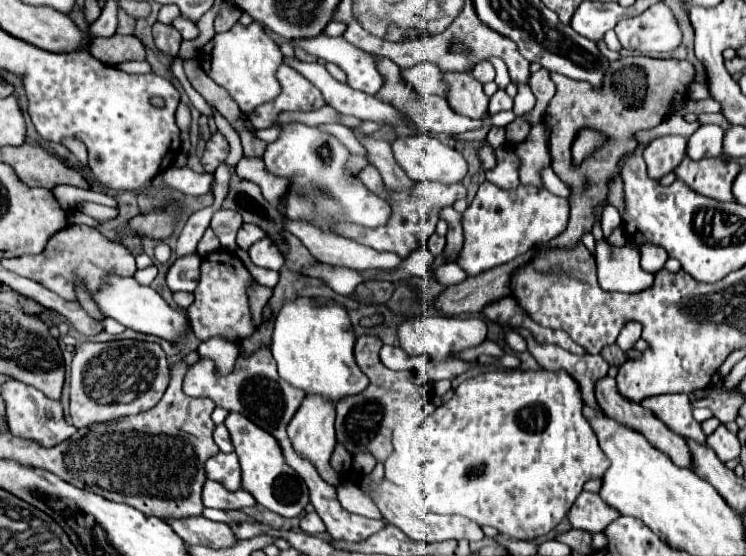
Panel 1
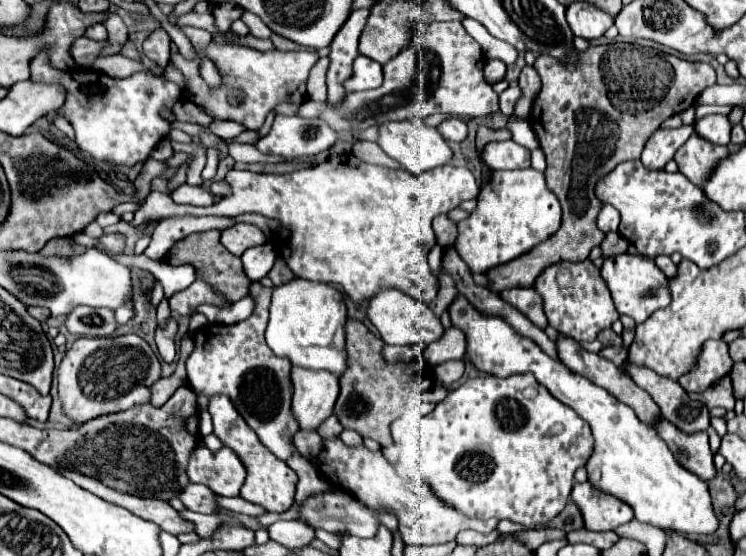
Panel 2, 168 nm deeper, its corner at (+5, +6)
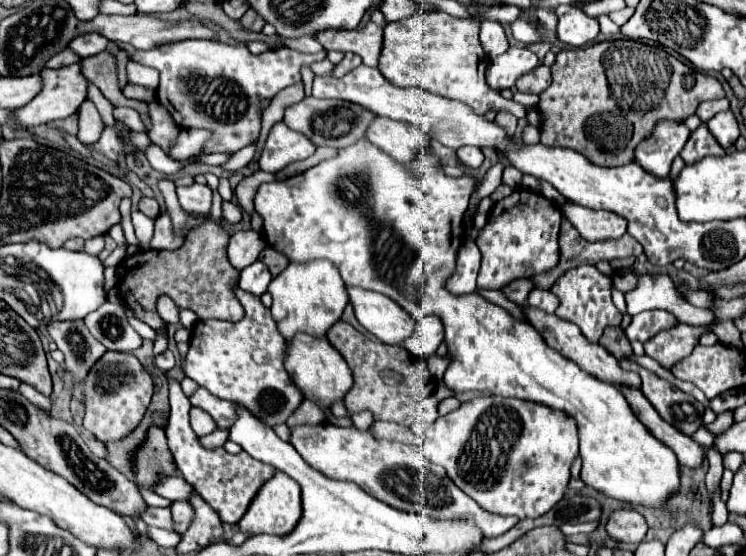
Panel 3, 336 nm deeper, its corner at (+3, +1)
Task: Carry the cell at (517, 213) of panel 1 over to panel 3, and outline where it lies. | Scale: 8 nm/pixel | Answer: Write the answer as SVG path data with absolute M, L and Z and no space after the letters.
M516 187L512 195L494 203L484 229L476 237L482 253L478 289L500 289L512 279L526 279L558 263L558 231L562 211L544 195Z

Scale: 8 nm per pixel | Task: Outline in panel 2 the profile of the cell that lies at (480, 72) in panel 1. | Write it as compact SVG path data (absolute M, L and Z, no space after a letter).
M488 60L484 66L484 76L490 84L496 84L500 80L504 80L506 76L506 64L502 60Z

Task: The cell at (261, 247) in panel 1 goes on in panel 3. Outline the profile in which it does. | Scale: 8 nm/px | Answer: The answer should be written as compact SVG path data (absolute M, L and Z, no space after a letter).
M256 261L248 267L242 269L240 273L240 289L254 293L254 295L262 295L268 289L268 283L272 281L272 275L268 271L268 267L262 261Z

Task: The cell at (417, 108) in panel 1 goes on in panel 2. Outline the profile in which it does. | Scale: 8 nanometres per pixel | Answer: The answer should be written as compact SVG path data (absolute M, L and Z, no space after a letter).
M452 118L448 122L442 122L438 126L438 132L444 136L444 140L448 142L464 142L468 138L468 128L462 120L458 118Z

